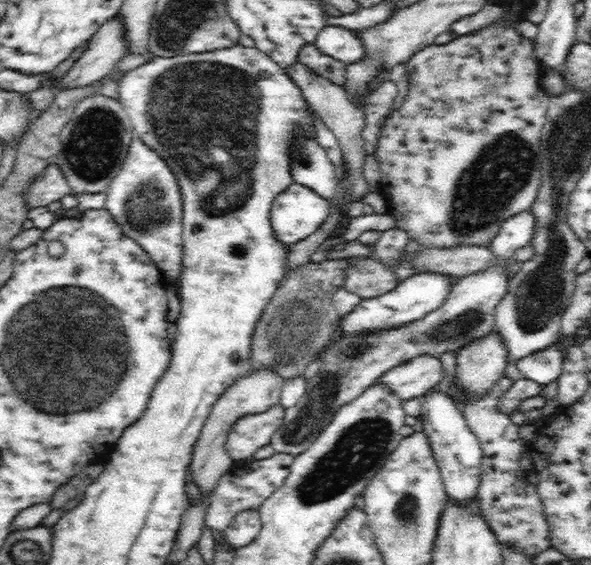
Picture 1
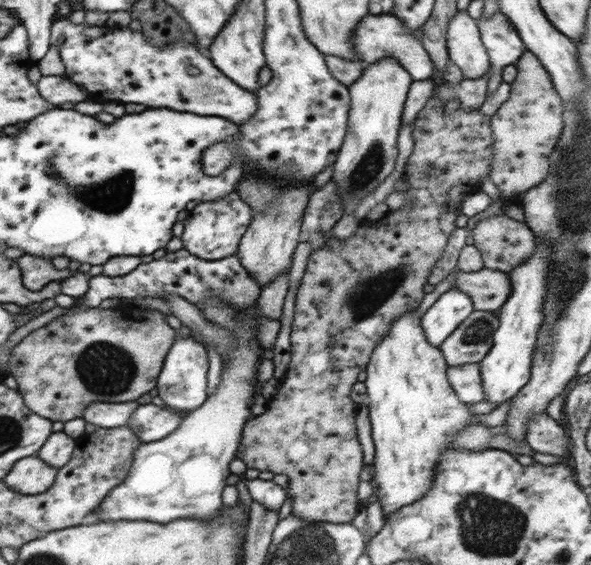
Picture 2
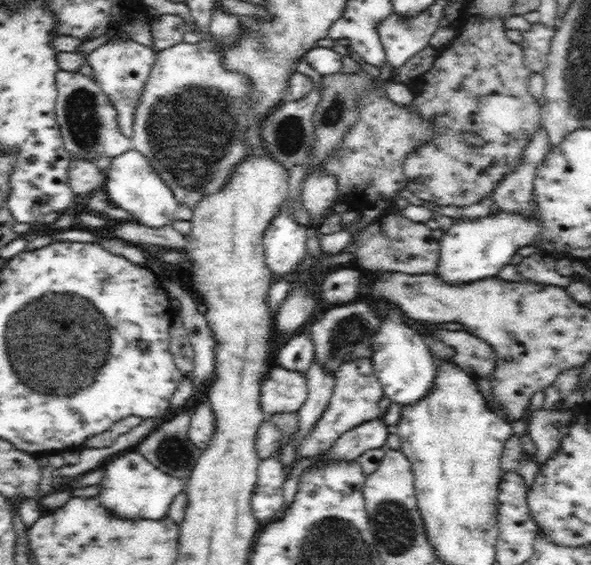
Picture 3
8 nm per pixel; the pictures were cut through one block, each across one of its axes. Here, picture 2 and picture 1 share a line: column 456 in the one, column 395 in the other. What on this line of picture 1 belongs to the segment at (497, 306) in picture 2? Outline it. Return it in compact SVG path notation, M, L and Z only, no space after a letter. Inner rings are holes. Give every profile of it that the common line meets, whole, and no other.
M352 257L348 259L343 287L362 299L376 298L398 286L393 269L388 269L378 259Z

